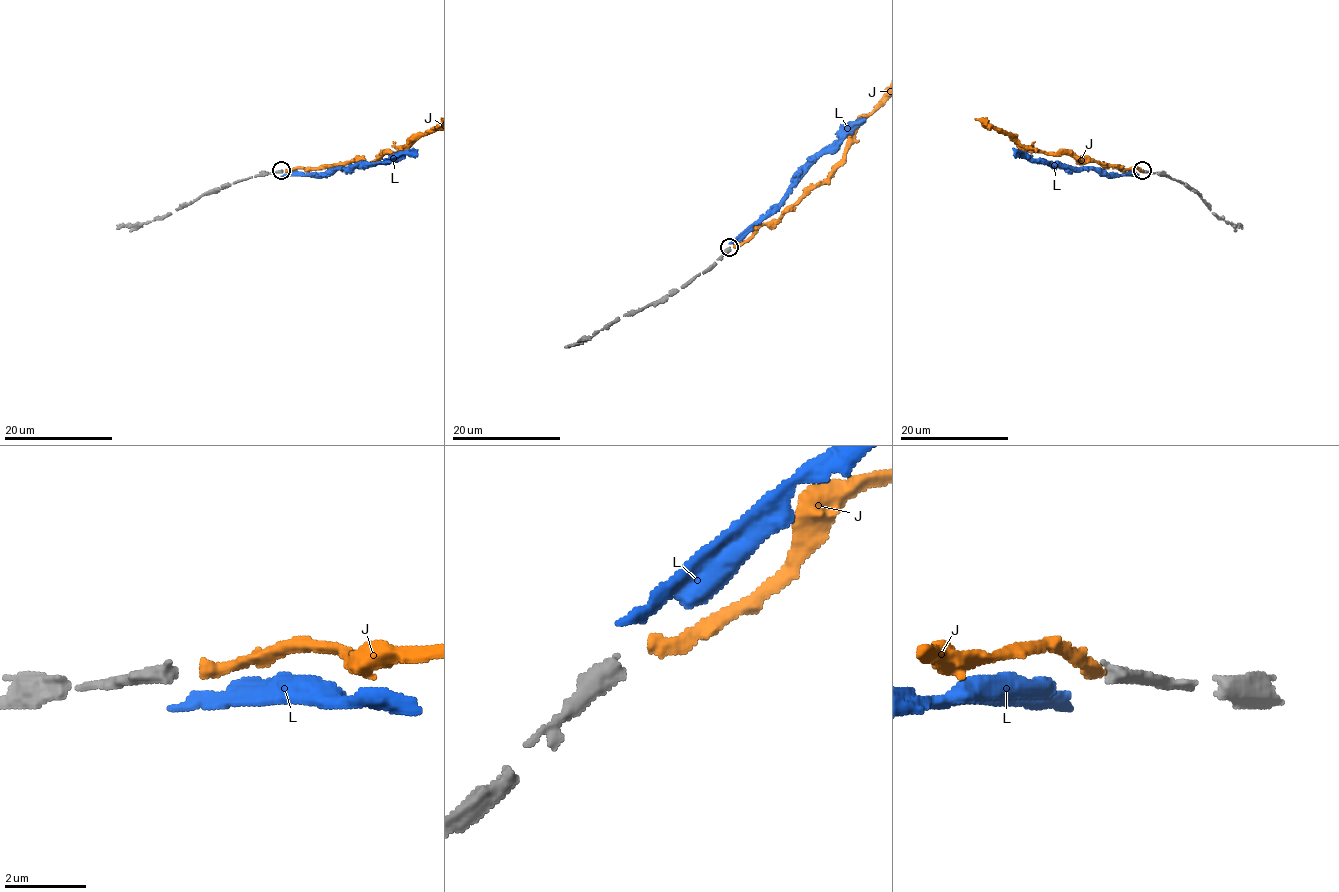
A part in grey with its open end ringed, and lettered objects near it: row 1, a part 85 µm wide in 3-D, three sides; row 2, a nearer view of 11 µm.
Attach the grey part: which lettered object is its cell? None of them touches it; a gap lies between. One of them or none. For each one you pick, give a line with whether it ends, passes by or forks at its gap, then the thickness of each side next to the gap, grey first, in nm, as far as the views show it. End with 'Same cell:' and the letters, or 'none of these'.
J: It ends there. Thickness 400 nm (grey) against 360 nm
Same cell: J

